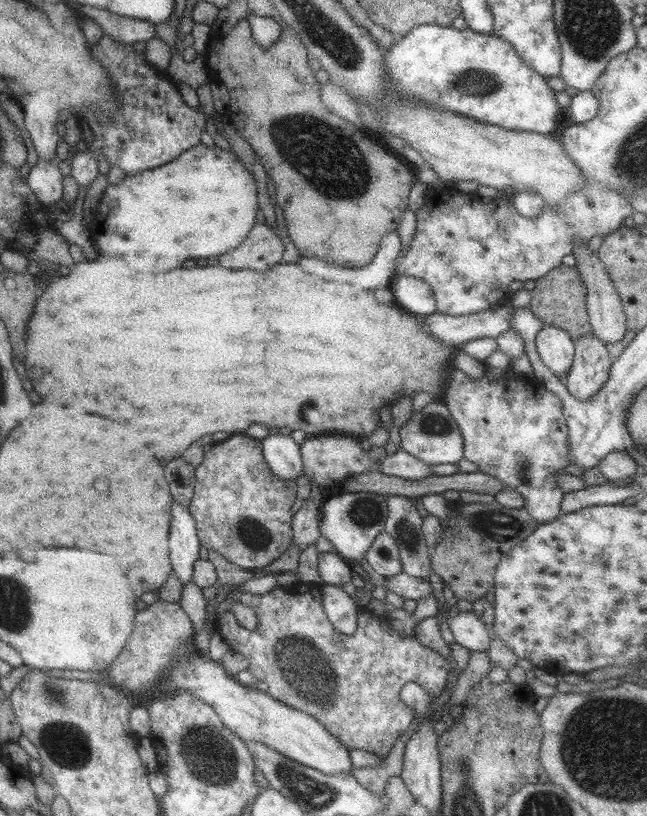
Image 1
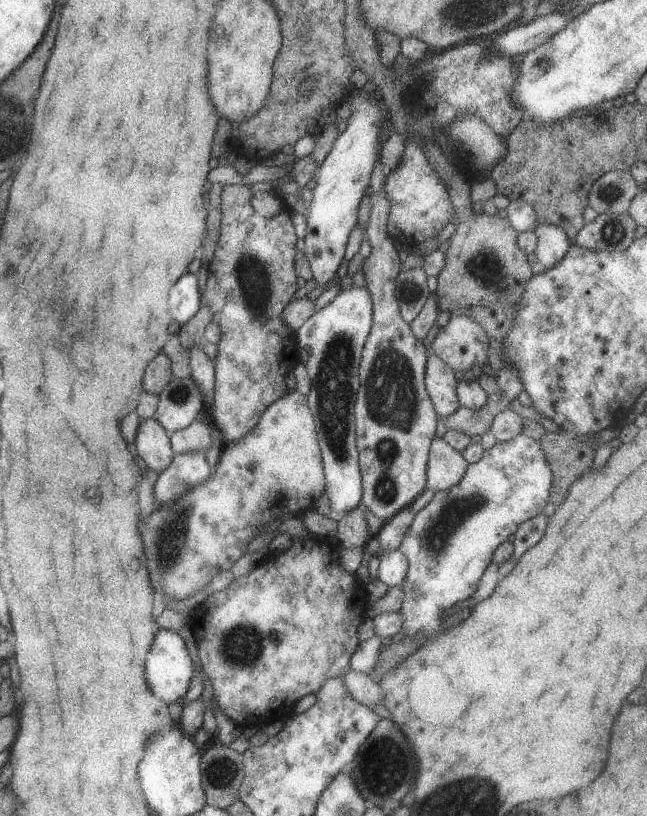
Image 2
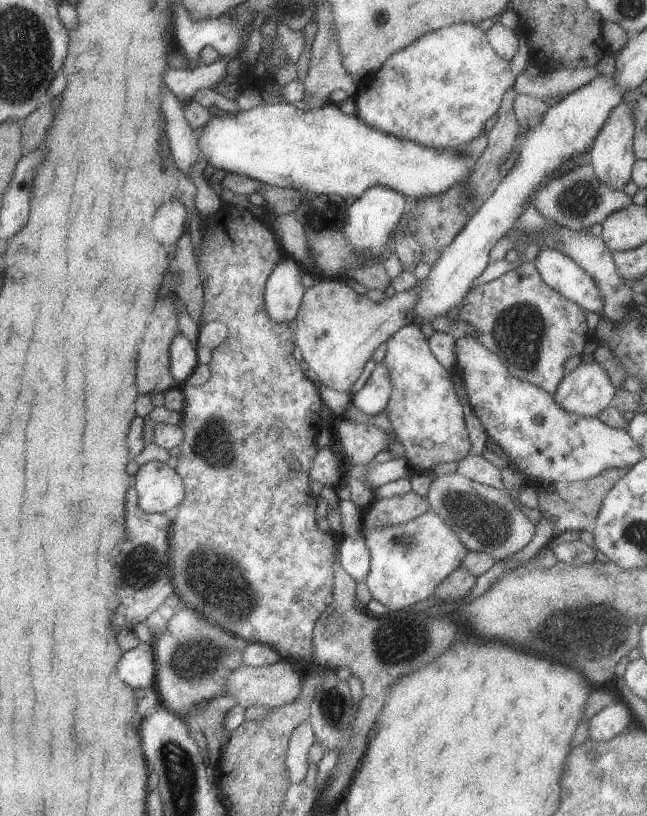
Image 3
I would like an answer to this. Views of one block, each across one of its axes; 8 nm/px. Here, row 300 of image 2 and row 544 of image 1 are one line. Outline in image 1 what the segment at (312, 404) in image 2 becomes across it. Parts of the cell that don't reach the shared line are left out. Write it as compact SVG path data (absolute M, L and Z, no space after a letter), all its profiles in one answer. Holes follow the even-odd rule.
M343 491L338 494L333 494L327 498L321 504L320 516L318 522L318 531L320 536L326 538L333 544L333 553L340 556L343 560L348 561L355 560L360 561L365 556L367 550L371 547L374 538L384 531L384 522L388 517L388 508L386 505L385 495L365 492L365 491Z

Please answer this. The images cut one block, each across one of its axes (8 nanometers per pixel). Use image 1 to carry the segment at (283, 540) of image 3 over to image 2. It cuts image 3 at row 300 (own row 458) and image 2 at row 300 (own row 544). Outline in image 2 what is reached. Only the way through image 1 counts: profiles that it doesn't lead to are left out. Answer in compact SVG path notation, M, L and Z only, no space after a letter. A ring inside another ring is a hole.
M222 186L219 237L208 264L205 289L201 293L201 306L211 310L211 322L215 322L220 330L217 356L213 360L214 400L208 420L212 428L219 430L223 445L239 442L253 430L265 408L286 394L288 389L284 378L299 363L294 332L281 320L283 308L298 290L293 270L297 250L291 212L283 209L272 218L264 218L253 211L251 196L249 186Z

